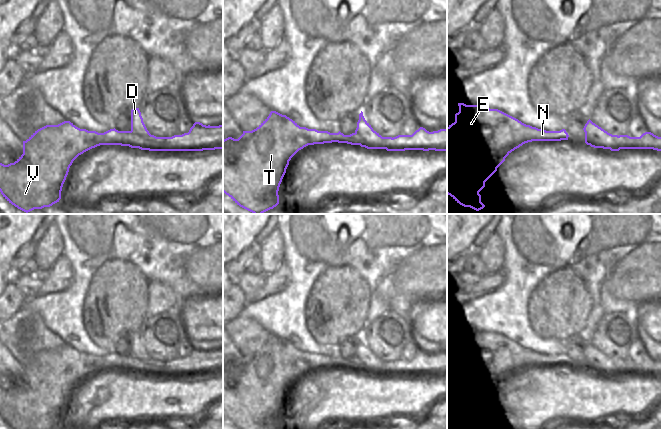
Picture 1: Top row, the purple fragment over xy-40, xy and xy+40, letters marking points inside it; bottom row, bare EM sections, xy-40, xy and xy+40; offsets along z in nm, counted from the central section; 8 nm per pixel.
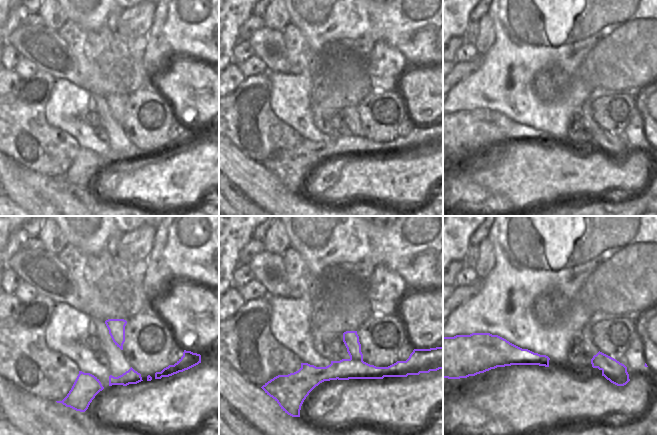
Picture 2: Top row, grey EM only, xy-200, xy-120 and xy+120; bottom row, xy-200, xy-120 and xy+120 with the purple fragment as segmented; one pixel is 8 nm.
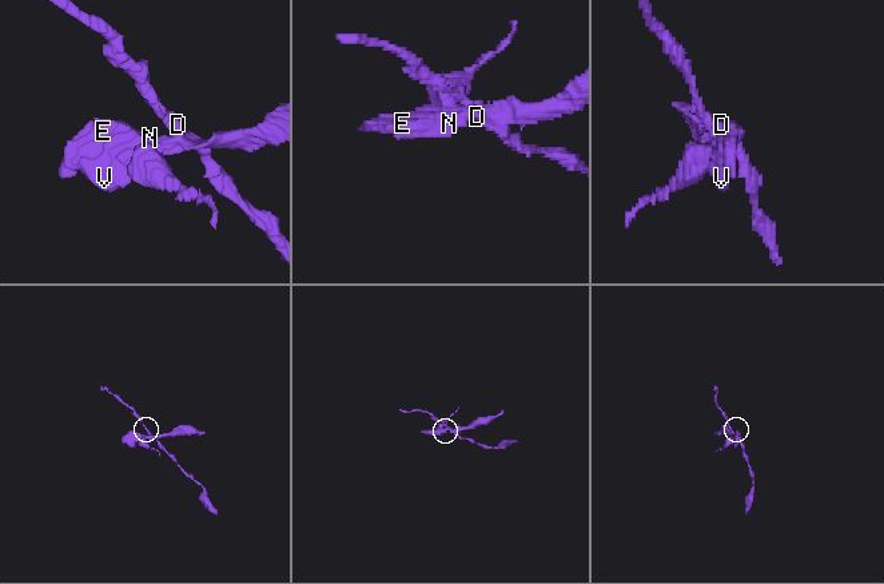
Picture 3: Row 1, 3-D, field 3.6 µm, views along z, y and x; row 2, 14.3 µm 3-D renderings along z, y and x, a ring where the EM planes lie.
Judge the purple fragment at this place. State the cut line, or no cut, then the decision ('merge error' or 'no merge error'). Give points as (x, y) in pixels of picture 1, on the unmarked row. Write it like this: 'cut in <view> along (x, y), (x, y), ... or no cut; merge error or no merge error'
cut in xy-40 along (131, 354), (142, 360), (150, 359); merge error

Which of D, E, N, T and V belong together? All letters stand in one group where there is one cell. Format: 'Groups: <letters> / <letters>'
Groups: D / E N T V

